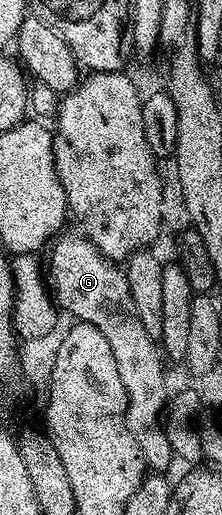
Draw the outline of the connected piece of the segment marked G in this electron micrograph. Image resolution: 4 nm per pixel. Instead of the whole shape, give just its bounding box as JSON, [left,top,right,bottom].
[46,232,174,471]

